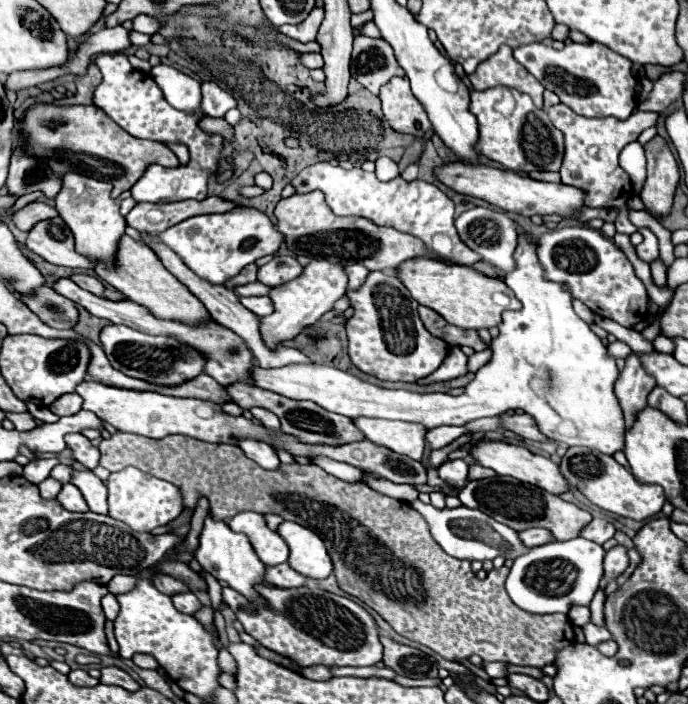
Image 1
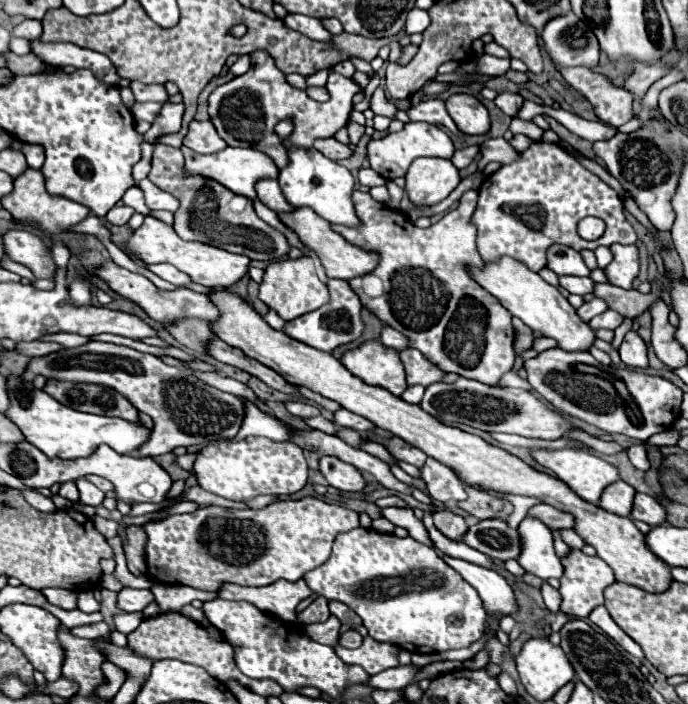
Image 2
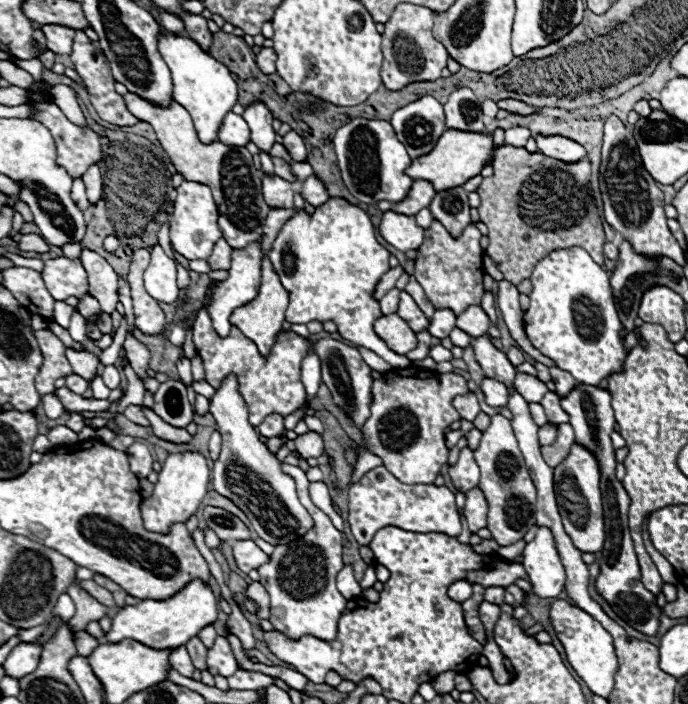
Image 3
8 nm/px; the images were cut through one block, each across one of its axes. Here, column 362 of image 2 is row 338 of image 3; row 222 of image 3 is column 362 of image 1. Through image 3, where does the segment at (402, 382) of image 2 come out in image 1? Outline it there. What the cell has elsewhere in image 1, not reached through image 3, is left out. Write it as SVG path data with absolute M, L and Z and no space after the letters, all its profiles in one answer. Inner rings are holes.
M370 272L366 282L358 290L348 288L346 296L354 308L354 314L346 324L348 356L358 370L376 376L378 380L418 382L438 370L444 362L448 344L424 328L418 316L416 300L394 274Z

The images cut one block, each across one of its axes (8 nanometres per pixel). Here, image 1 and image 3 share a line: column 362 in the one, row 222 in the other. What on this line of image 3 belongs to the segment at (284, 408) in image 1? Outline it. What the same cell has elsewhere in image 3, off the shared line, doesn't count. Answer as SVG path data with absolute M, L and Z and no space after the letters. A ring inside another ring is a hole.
M434 220L428 230L424 230L424 242L418 248L416 256L414 278L420 282L434 308L450 308L456 314L462 314L468 306L480 306L480 300L484 296L480 238L482 234L474 224L466 226L460 238L452 238L438 220Z

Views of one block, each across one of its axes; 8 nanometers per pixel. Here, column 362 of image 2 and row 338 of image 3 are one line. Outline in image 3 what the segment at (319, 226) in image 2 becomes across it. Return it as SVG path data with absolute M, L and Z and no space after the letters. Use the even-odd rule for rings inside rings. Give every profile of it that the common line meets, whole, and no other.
M268 254L262 258L262 266L260 266L260 286L258 286L258 296L254 300L250 300L248 304L236 308L230 316L230 322L234 326L238 326L242 330L242 334L246 338L250 338L256 346L258 346L258 352L262 356L266 356L270 352L270 348L274 346L276 342L276 336L280 334L282 330L282 324L284 324L284 312L286 312L286 306L288 306L288 292L284 290L284 286L280 284L280 278L278 274L274 272L274 266L268 258Z

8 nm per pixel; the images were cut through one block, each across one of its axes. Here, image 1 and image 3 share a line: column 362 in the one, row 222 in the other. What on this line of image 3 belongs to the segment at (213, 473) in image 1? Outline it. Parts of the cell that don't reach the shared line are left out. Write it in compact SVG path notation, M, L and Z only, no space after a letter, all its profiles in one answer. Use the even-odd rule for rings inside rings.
M502 146L496 150L494 174L490 178L484 178L476 192L480 194L480 200L482 200L482 204L478 206L478 212L482 222L488 226L488 238L490 238L486 254L504 274L504 280L512 282L514 286L530 278L536 262L544 258L544 254L550 254L552 250L560 250L560 248L580 246L588 250L588 254L600 266L604 266L606 234L602 226L602 214L590 190L590 158L588 156L582 158L580 162L560 162L542 152L528 152L524 146L520 148Z

